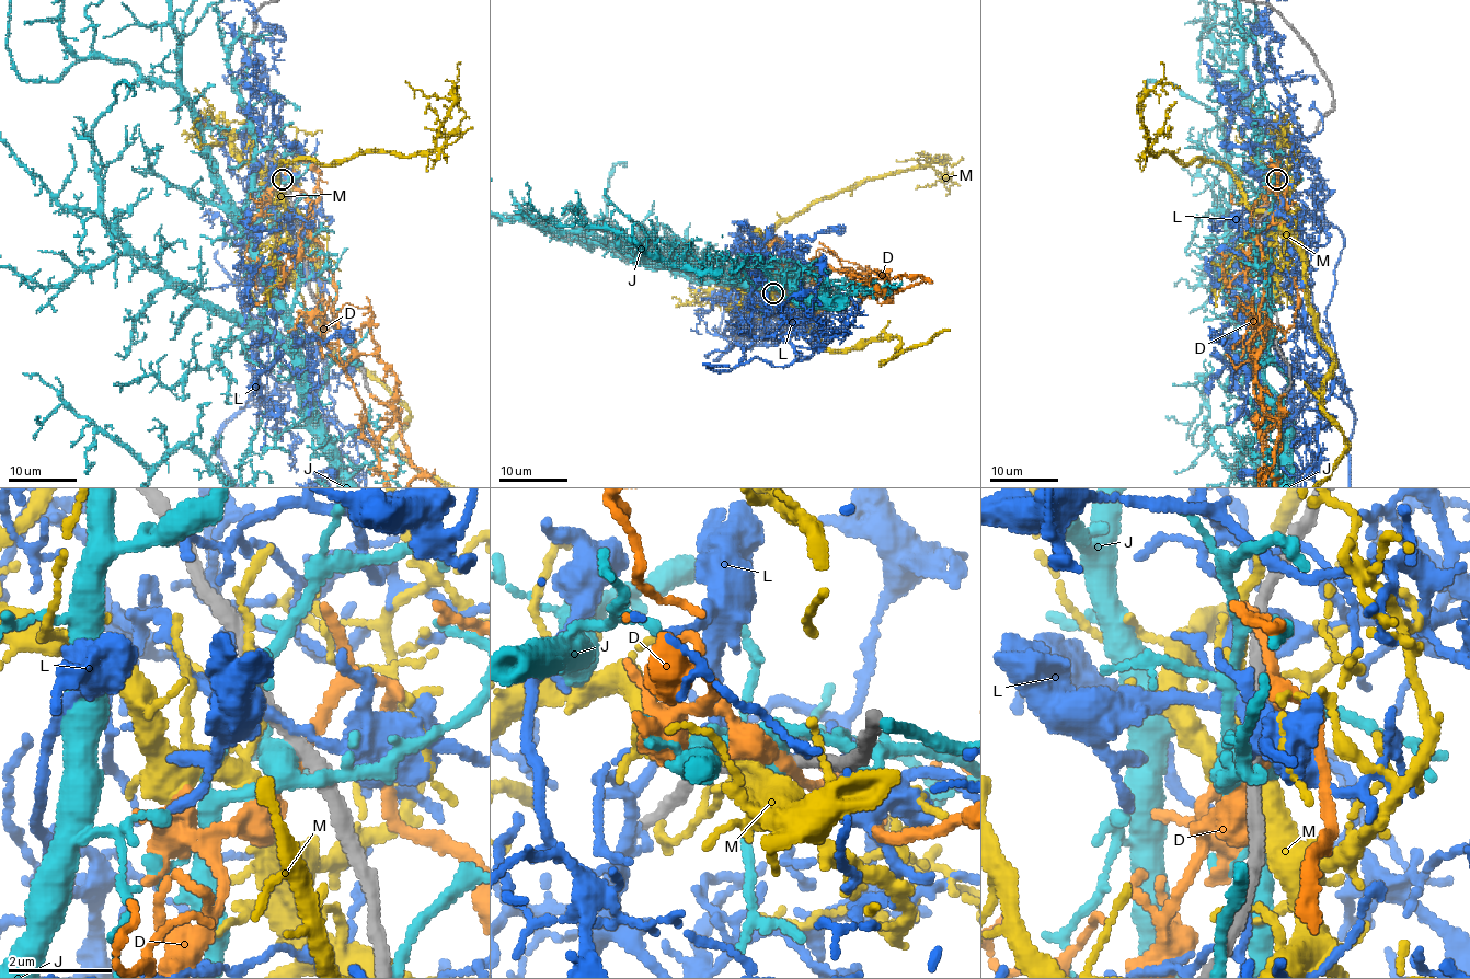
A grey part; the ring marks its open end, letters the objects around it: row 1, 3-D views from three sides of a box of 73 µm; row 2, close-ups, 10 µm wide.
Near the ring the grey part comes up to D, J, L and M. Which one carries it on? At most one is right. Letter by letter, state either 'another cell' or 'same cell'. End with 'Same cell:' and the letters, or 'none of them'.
D: same cell
J: another cell
L: another cell
M: another cell
Same cell: D

